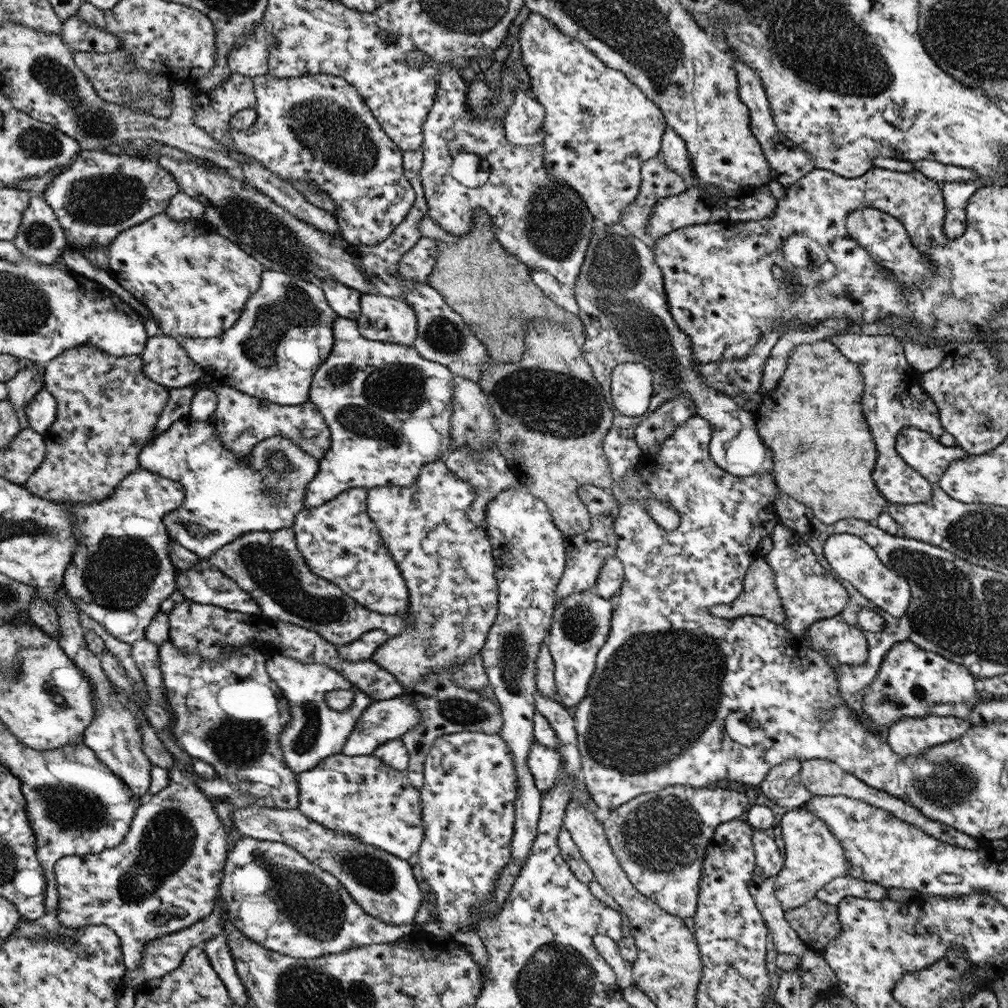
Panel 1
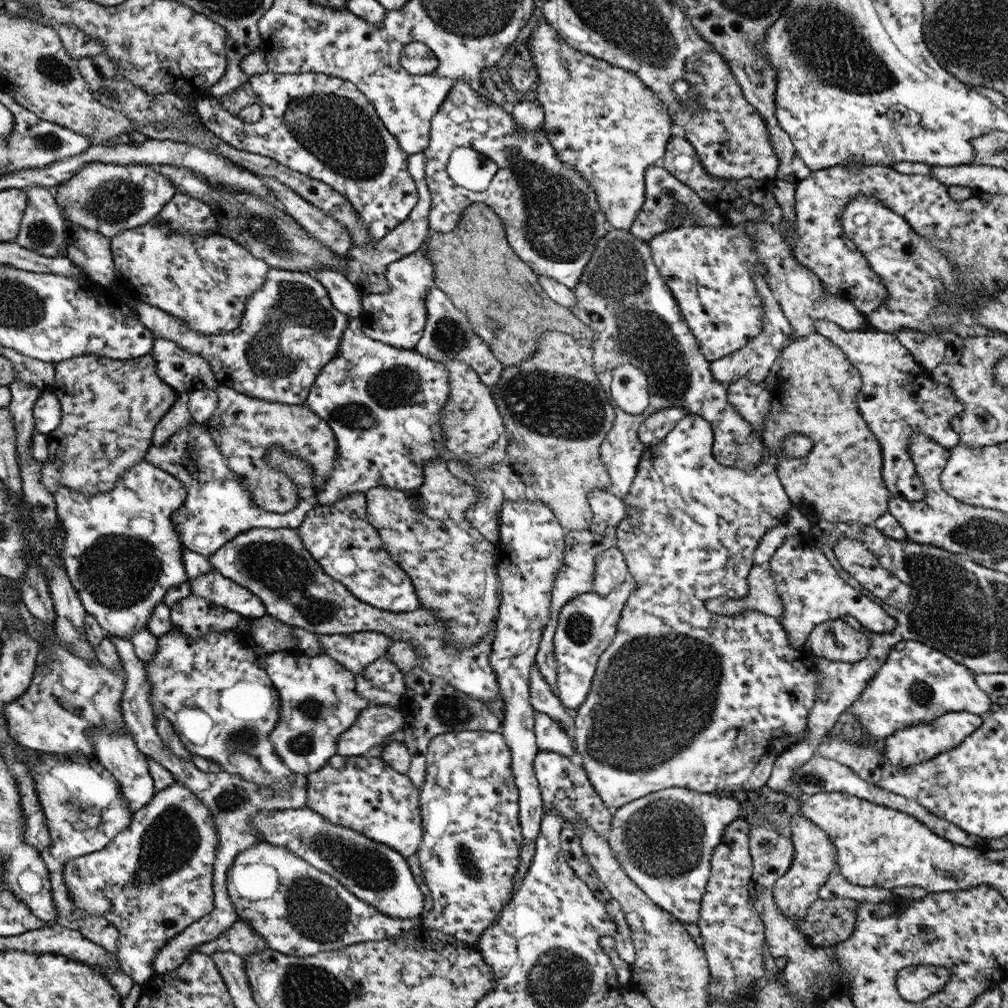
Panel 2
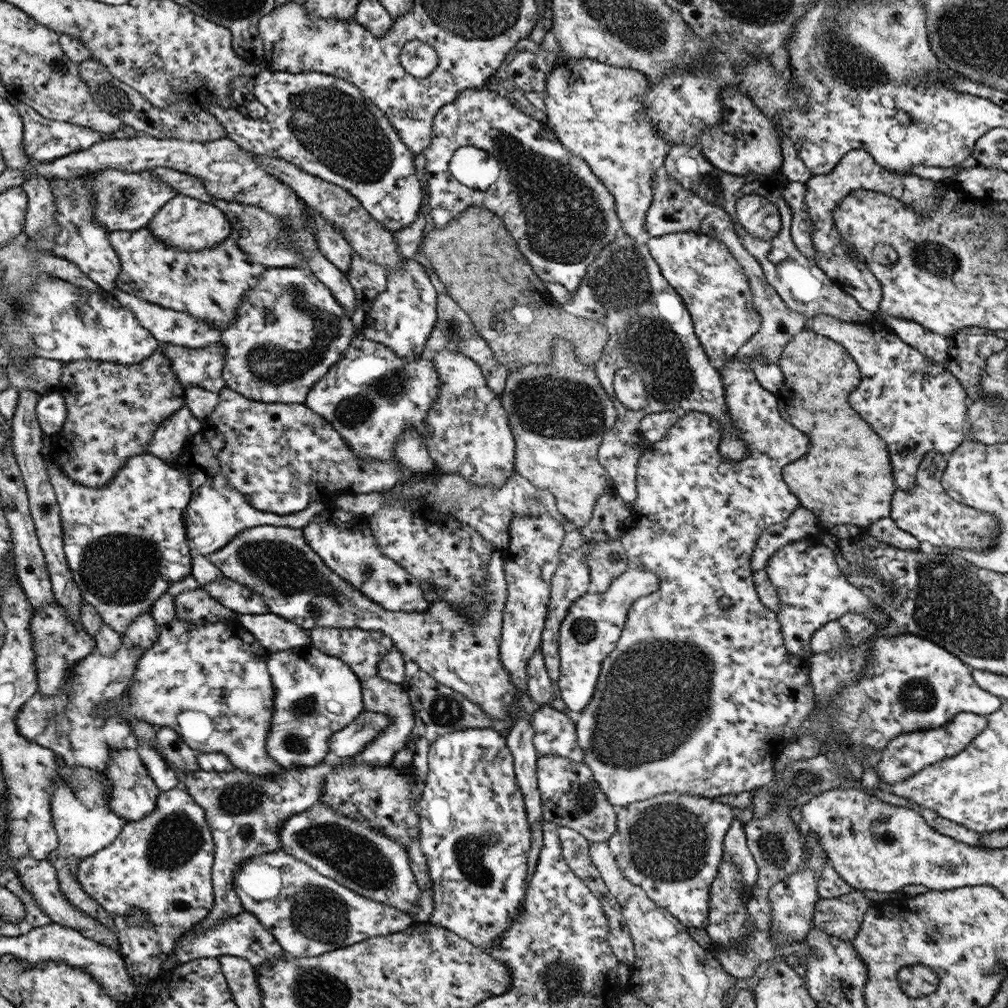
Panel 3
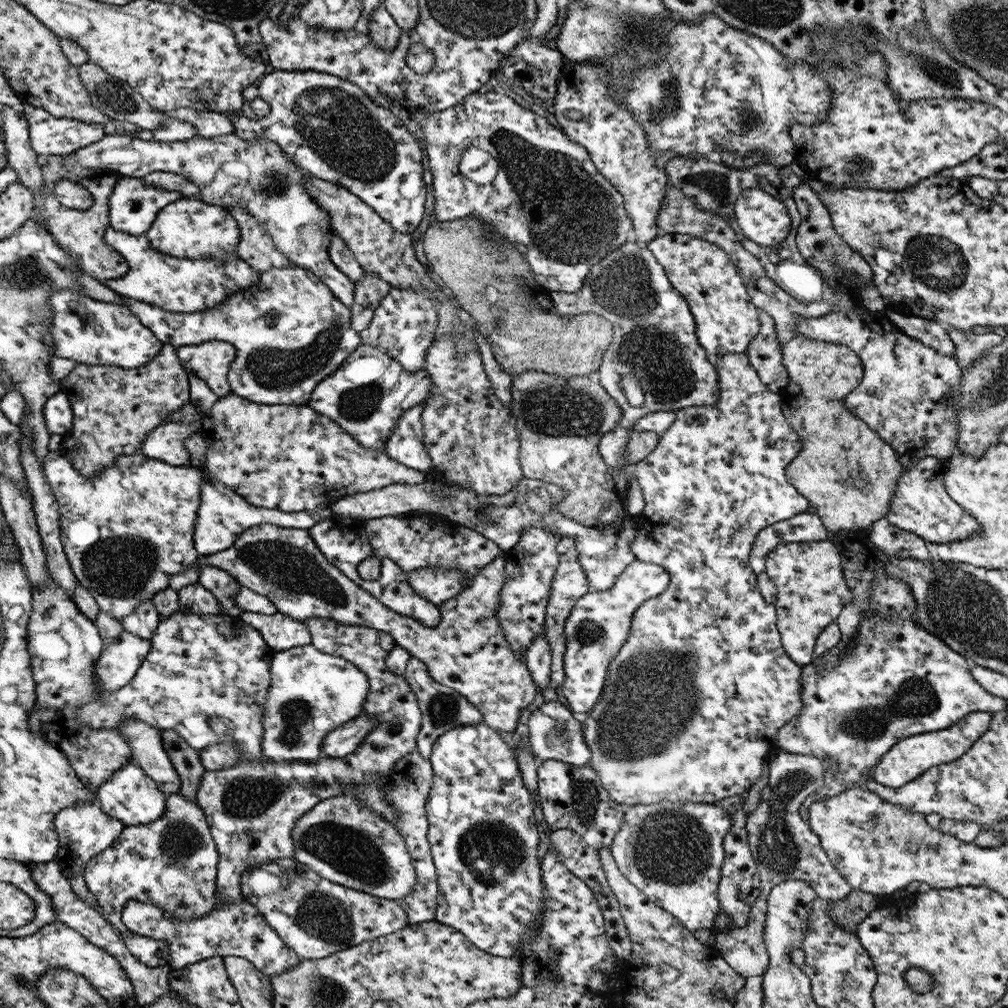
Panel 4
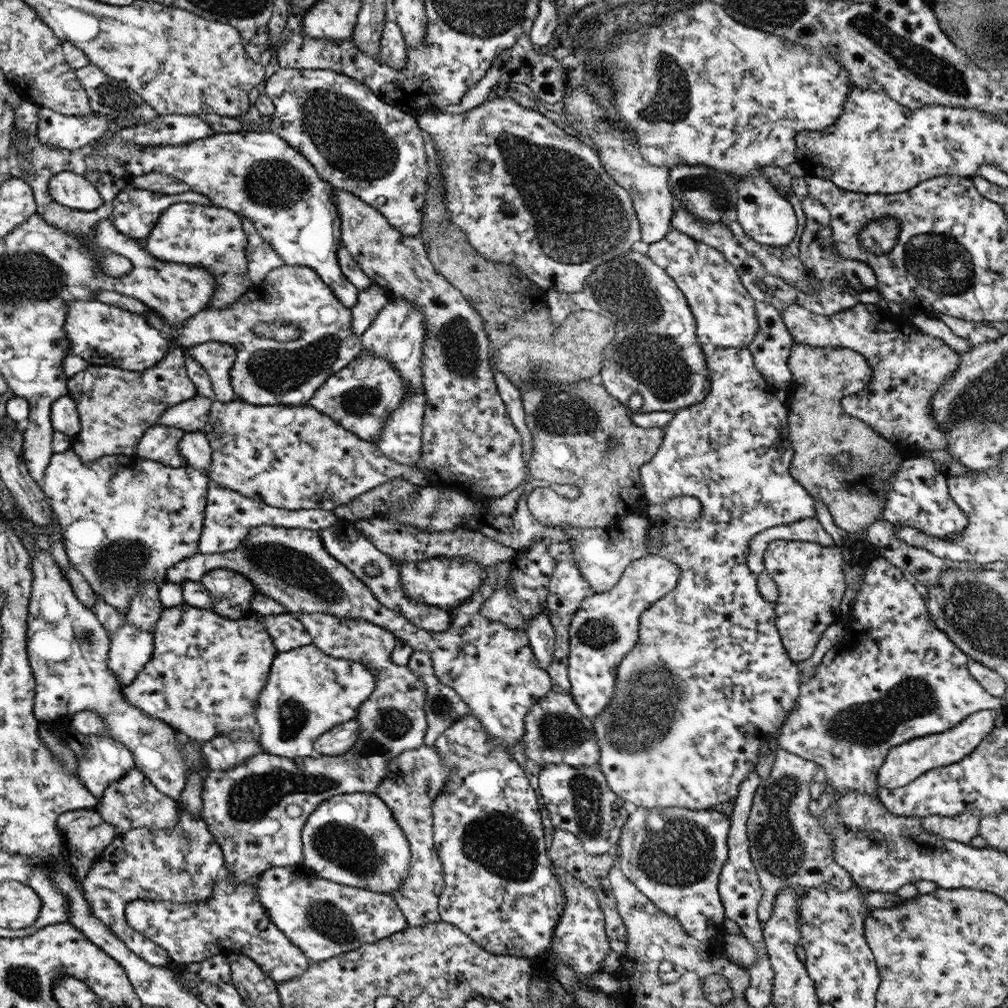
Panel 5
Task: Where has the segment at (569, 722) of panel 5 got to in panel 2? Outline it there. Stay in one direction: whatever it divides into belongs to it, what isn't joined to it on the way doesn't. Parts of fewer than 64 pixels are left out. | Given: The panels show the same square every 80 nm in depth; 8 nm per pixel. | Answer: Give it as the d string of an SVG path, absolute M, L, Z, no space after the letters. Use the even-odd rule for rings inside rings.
M536 711L536 741L540 750L557 752L577 760L578 753L570 733L548 713Z

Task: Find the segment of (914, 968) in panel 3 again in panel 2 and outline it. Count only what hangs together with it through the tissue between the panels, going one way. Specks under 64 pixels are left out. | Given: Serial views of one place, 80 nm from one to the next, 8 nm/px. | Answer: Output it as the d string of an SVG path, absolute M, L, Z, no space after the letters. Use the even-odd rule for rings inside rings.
M920 964L916 967L910 966L898 972L898 995L910 1003L922 1003L931 995L942 991L948 981L950 981L948 968Z

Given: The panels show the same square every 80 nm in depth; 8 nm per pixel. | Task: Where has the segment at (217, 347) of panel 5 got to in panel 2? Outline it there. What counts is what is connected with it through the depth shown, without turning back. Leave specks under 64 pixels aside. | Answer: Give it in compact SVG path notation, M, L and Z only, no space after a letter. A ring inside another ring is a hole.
M166 337L155 338L150 353L157 361L157 375L178 393L215 390L220 385L209 360L182 348L176 341Z

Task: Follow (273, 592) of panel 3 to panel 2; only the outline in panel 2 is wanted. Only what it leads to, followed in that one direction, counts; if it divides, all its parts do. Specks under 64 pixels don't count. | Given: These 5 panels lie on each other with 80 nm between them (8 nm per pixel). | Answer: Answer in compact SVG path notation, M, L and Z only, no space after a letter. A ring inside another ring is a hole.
M256 528L230 540L208 558L210 565L219 573L255 593L265 604L268 614L284 625L318 635L380 632L392 641L408 641L417 650L419 666L423 671L443 678L456 690L487 705L501 699L497 673L489 663L498 628L496 619L490 633L481 642L468 648L455 648L446 635L446 625L435 616L435 612L427 608L420 607L412 612L390 612L358 600L346 585L322 570L296 529Z

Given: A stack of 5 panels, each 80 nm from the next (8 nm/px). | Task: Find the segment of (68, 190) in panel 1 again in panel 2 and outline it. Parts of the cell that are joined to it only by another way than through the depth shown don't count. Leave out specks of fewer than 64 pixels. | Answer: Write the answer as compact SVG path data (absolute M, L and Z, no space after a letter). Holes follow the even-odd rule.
M114 163L85 164L75 175L53 189L56 204L63 210L63 216L73 221L73 224L89 227L94 232L99 232L102 236L112 239L113 236L121 234L122 231L130 230L134 227L141 227L157 218L170 199L178 193L178 188L166 175L159 172L156 166L145 164L121 165Z

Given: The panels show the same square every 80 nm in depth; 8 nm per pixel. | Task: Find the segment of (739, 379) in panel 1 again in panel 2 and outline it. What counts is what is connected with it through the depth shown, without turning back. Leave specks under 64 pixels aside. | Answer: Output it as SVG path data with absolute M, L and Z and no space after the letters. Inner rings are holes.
M751 266L751 273L755 280L756 292L760 293L763 300L762 332L750 340L744 348L734 352L734 354L710 363L709 369L713 373L713 377L727 388L734 384L737 378L747 378L750 382L761 385L763 380L765 380L765 376L768 376L775 366L781 350L789 342L790 336L792 336L790 323L780 308L778 301L774 298L772 290L768 287L764 275L760 273L760 269L756 266Z

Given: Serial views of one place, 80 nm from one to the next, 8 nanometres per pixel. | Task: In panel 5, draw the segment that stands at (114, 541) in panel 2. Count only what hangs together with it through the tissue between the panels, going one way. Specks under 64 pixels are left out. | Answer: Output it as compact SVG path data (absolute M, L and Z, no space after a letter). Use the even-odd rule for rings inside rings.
M68 450L53 453L42 482L47 502L64 535L70 564L82 573L97 598L118 611L129 608L143 583L161 585L168 580L169 568L200 553L210 478L198 469L172 468L137 454L103 456L86 464L78 453Z

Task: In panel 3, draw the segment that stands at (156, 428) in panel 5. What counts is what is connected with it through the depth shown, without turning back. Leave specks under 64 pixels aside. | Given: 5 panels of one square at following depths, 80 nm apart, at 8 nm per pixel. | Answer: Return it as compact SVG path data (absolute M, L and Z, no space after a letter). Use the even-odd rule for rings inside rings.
M184 406L160 424L150 441L148 452L164 461L173 459L184 450L189 436L200 432L201 428L201 421Z

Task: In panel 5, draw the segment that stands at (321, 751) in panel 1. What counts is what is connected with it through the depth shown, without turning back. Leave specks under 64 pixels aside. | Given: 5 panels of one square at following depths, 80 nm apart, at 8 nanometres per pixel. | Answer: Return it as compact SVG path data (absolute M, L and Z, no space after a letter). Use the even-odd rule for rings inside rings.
M309 644L288 652L278 653L273 660L269 680L257 700L257 726L264 752L284 758L318 756L315 743L331 728L352 720L376 688L377 679L370 668L358 661L337 659L322 652L315 644Z

